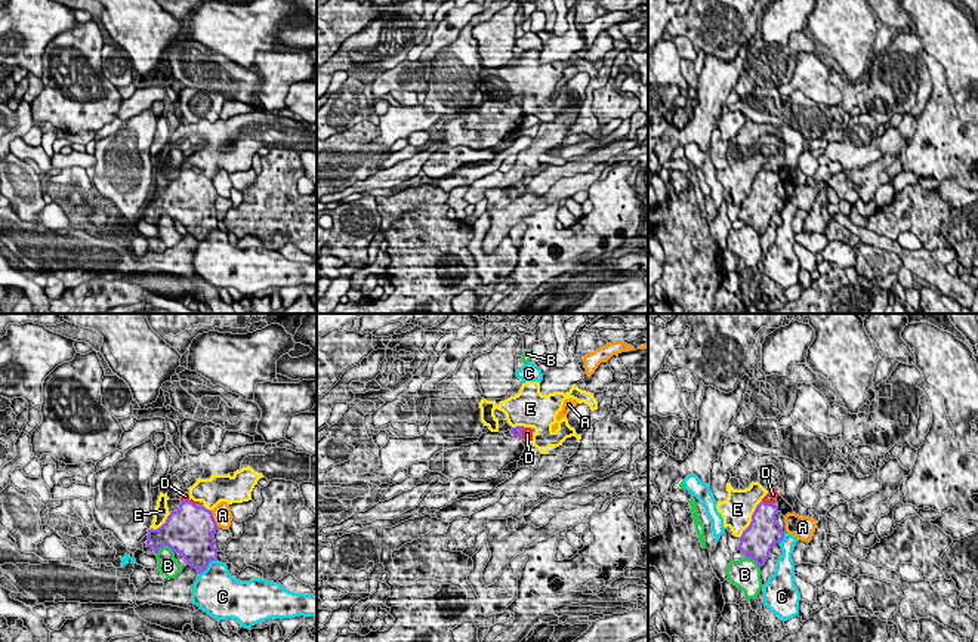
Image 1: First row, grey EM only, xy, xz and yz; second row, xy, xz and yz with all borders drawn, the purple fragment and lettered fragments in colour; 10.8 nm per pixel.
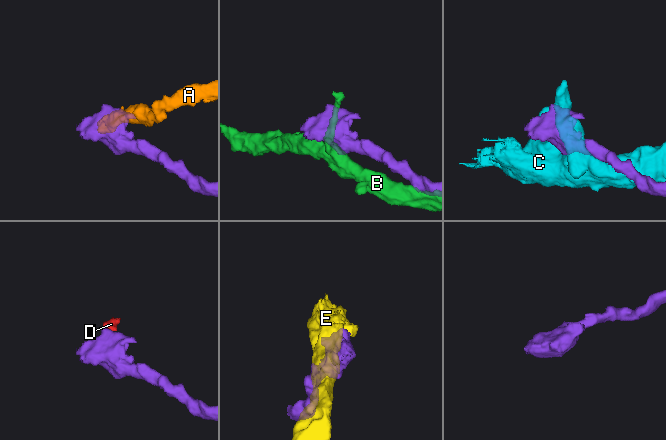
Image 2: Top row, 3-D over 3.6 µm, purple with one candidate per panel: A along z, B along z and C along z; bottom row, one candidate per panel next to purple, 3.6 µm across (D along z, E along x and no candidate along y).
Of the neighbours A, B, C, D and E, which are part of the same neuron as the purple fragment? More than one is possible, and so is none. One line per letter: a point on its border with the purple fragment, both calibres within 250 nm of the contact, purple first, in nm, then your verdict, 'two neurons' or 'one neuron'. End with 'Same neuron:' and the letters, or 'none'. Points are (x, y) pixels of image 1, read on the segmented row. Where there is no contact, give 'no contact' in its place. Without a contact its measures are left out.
A: contact xy (213, 519); calibres 480 and 190 nm; two neurons
B: contact xy (164, 545); calibres 440 and 220 nm; two neurons
C: contact xy (207, 565); calibres 360 and 420 nm; two neurons
D: contact yz (768, 503); calibres 300 and 120 nm; two neurons
E: contact yz (752, 519); calibres 360 and 340 nm; two neurons
Same neuron: none

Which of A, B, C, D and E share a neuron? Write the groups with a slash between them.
A / B / C / D E

